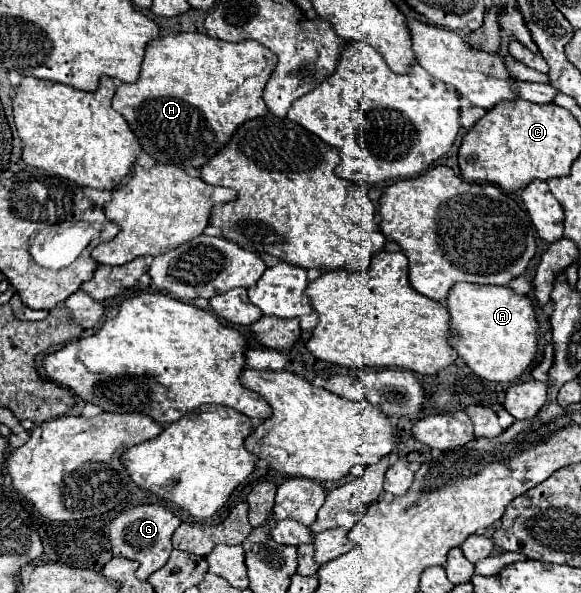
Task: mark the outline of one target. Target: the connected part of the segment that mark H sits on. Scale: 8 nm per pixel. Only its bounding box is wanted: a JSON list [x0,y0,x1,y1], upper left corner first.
[114,33,278,167]

